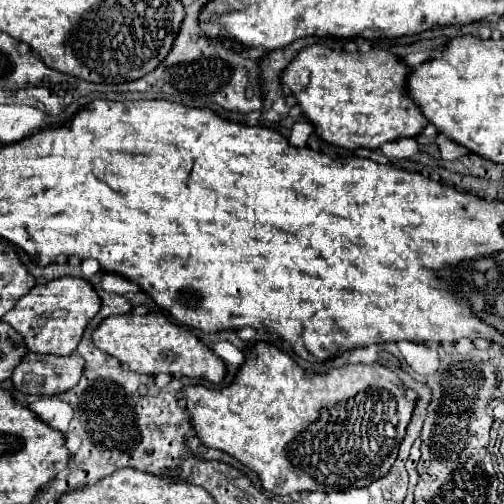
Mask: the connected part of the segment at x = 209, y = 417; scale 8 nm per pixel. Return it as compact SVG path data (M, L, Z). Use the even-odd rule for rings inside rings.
M258 341L254 343L254 347L248 351L246 361L242 363L242 367L238 369L234 381L222 389L208 389L204 385L186 385L182 387L184 393L184 401L186 401L186 411L190 413L190 425L196 433L196 437L212 449L220 449L228 455L232 455L234 459L238 459L242 465L246 465L248 469L252 469L254 473L258 473L262 487L266 491L272 491L274 495L290 495L294 491L302 493L302 491L342 491L342 489L352 489L352 487L368 487L370 483L374 483L376 479L384 477L388 473L388 469L394 465L396 455L398 455L398 447L404 439L406 433L406 425L410 421L412 409L416 405L416 393L412 389L408 389L406 385L402 385L402 381L398 379L396 373L392 373L388 367L380 365L380 363L372 363L372 365L342 365L342 367L332 367L326 373L306 373L294 359L290 359L290 355L282 353L278 347L274 347L272 343L266 341Z

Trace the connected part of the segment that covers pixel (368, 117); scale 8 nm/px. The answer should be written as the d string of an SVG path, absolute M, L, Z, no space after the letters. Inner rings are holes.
M314 43L314 45L304 47L290 61L290 65L280 73L280 85L288 95L296 99L296 105L302 109L304 117L314 125L314 133L322 141L354 151L358 147L378 149L386 141L396 141L402 137L416 137L422 131L422 127L428 123L420 107L412 103L412 99L408 99L404 93L406 75L408 75L408 67L402 65L398 57L388 51L372 49L368 53L362 53L362 51L338 53L322 43Z

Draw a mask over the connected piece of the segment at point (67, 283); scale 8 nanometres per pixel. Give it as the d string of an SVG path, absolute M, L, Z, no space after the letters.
M60 277L44 285L36 285L12 311L8 311L8 315L4 315L2 321L22 335L30 353L70 355L76 351L86 325L98 311L100 297L88 281L78 277Z

